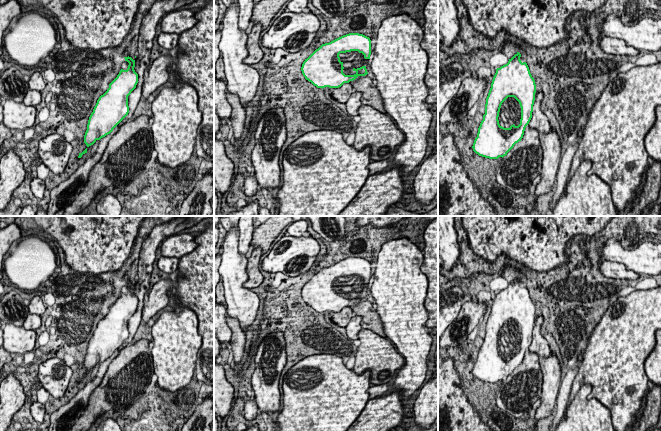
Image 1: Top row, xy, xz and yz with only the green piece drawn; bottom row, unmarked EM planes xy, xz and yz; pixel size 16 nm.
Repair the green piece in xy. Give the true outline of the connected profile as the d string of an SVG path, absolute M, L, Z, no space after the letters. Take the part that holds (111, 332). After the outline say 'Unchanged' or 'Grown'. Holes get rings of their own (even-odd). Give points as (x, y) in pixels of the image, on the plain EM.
M129 280L124 282L129 287L128 292L120 294L107 315L97 324L89 341L84 359L87 371L110 358L129 337L128 320L136 312L138 298L134 294L135 284Z. Unchanged

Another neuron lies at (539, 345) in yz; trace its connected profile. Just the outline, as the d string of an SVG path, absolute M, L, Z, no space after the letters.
M543 315L535 317L532 342L528 348L532 353L536 353L539 358L548 357L551 352L549 343L541 334L541 326L543 324L543 320Z

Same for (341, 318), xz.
M344 307L339 312L329 312L332 321L339 327L346 327L354 313L350 307Z

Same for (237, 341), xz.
M226 314L227 324L232 331L230 344L232 346L235 364L240 364L245 350L245 332L241 329L238 319Z

